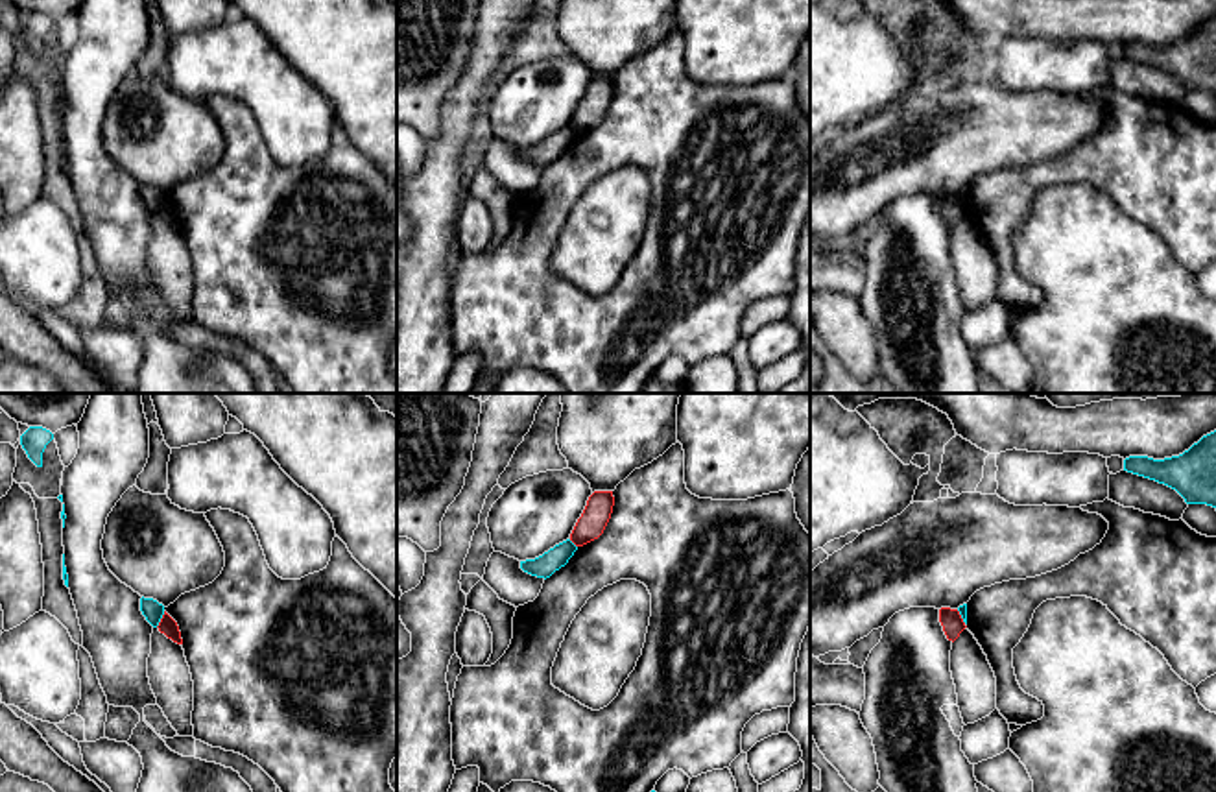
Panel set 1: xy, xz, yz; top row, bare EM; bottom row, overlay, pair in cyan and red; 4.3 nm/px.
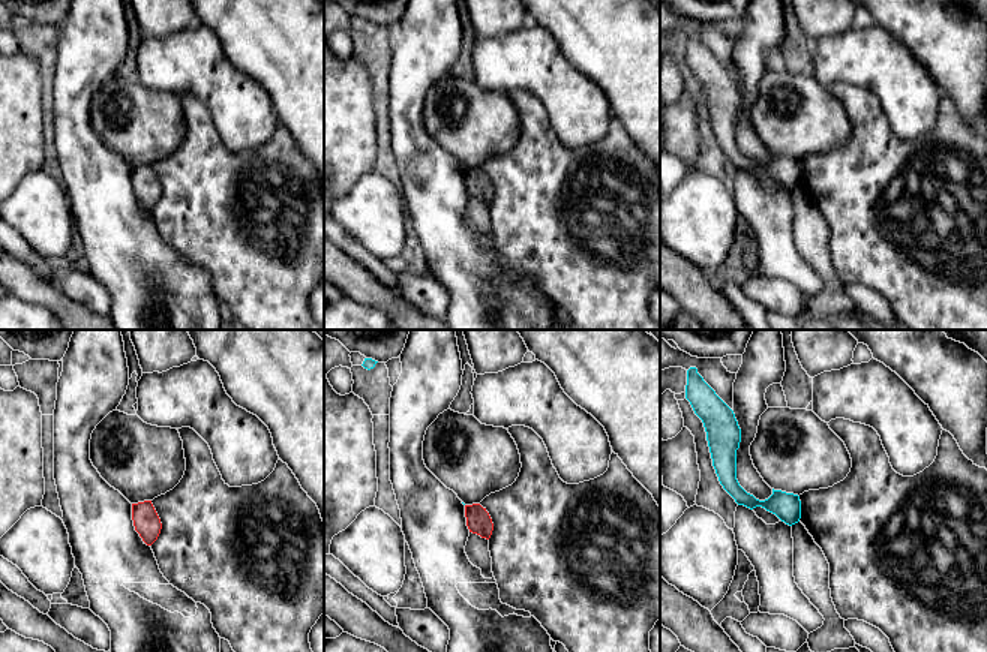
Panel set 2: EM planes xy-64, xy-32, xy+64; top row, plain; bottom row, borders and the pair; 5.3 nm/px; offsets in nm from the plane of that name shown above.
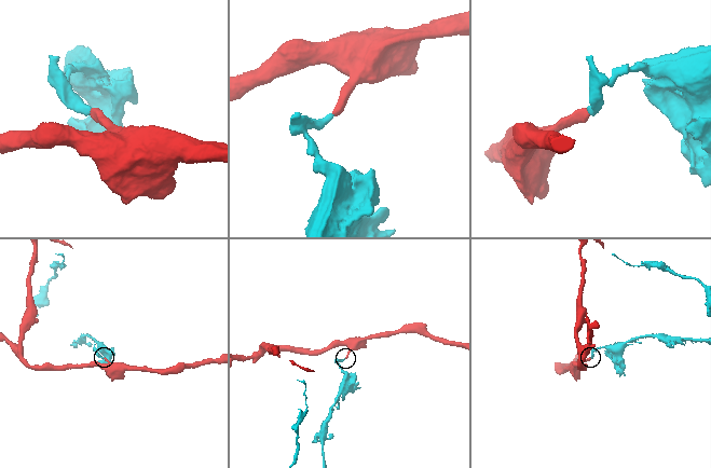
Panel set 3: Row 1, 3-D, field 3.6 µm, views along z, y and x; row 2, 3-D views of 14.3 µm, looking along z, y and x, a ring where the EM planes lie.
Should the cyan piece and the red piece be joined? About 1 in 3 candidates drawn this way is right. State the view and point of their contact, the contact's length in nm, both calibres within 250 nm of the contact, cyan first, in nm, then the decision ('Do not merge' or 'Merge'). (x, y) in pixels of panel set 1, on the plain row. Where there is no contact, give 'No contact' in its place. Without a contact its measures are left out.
Touches cyan at xy (161, 204). Shared border 80 nm. Thickness 90 nm (cyan) against 80 nm. Do not merge

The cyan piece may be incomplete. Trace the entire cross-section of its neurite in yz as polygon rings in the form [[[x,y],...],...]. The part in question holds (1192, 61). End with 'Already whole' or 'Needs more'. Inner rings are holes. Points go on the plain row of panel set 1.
[[[1216,17],[1179,42],[1129,42],[1124,46],[1124,57],[1175,76],[1186,90],[1216,94]]]. Already whole

